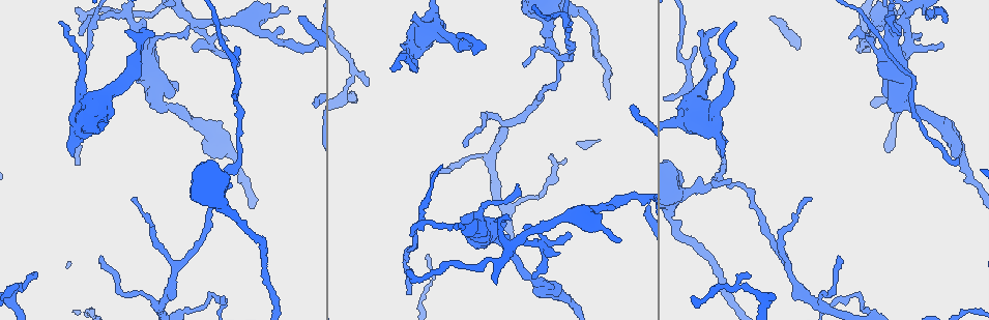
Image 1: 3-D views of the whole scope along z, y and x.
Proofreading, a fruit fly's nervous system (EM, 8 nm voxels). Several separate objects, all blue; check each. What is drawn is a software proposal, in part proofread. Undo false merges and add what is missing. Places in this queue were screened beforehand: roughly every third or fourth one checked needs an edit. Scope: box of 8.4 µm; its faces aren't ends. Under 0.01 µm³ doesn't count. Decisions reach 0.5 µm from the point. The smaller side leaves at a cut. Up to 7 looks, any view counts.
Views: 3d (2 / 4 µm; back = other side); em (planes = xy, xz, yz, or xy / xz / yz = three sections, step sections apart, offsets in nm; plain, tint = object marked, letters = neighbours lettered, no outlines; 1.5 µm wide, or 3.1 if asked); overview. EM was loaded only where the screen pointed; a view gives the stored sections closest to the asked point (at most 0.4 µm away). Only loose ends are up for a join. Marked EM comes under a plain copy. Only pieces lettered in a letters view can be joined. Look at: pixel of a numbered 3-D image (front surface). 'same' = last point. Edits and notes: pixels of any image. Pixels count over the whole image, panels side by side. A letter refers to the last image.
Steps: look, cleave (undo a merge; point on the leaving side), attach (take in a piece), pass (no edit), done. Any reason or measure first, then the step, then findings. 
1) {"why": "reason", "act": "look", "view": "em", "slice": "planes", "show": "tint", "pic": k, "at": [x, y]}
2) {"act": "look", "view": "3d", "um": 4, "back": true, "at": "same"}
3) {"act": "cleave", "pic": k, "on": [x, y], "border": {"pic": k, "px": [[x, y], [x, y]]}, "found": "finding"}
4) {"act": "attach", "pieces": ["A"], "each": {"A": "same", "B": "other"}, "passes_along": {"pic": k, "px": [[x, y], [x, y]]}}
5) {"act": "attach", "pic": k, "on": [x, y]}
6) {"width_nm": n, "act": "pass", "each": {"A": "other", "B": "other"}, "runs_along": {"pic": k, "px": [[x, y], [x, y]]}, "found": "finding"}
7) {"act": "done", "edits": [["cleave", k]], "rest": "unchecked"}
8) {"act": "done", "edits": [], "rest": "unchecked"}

{"why": "branch stops here", "act": "look", "view": "em", "slice": "planes", "show": "letters", "pic": 1, "at": [838, 257]}

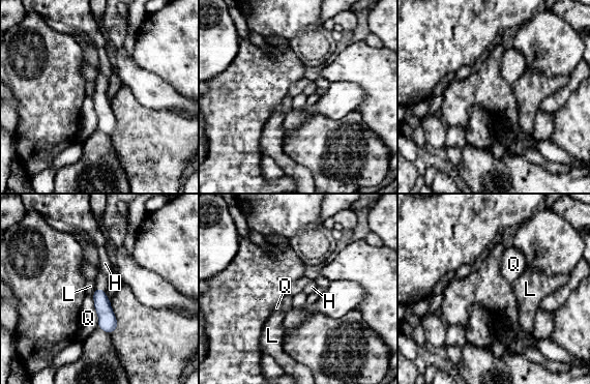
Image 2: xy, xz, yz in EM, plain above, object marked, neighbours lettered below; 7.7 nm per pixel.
{"act": "pass", "each": {"H": "other", "L": "other", "Q": "other"}, "border": {"pic": 2, "px": [[92, 294], [98, 327]]}, "found": "none of them fits"}

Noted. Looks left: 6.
{"why": "abrupt turn", "act": "look", "view": "3d", "um": 4, "pic": 1, "at": [178, 264]}

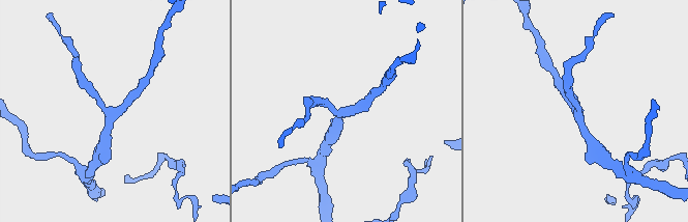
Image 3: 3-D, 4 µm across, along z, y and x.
{"arms": 3, "arm_widths_nm": [160, 170, 240], "act": "look", "view": "em", "slice": "xy", "step": 8, "show": "letters", "pic": 3, "at": [114, 112]}

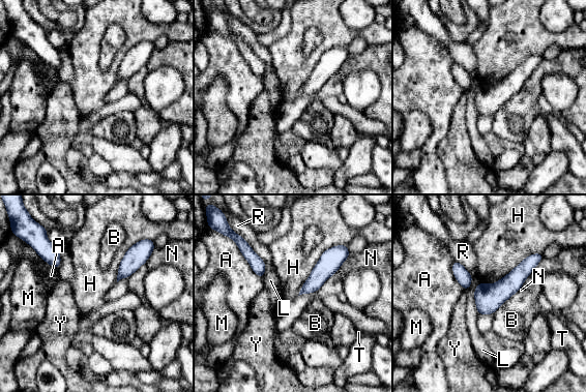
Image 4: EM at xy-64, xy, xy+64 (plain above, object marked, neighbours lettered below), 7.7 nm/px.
{"width_nm": 90, "act": "pass", "each": {"A": "other", "B": "other", "H": "other", "L": "other", "M": "other", "N": "other", "R": "other", "T": "other", "Y": "other"}, "runs_along": {"pic": 4, "px": [[539, 255], [479, 311]]}, "found": "all the same cell"}

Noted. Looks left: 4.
{"why": "a fork", "act": "look", "view": "em", "slice": "xz", "step": 4, "show": "tint", "pic": 1, "at": [553, 49]}

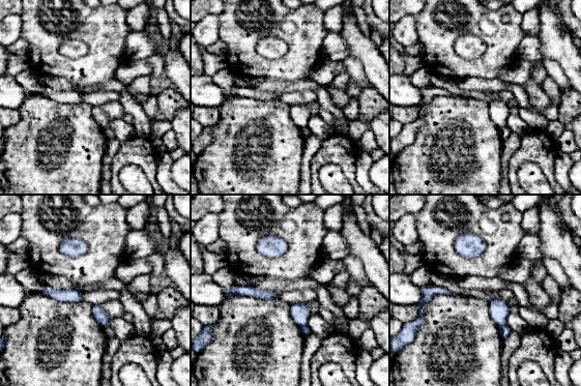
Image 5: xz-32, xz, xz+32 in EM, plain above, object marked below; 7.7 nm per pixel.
{"why": "see the neighbours", "act": "look", "view": "em", "slice": "xz", "step": 4, "show": "letters", "at": "same"}

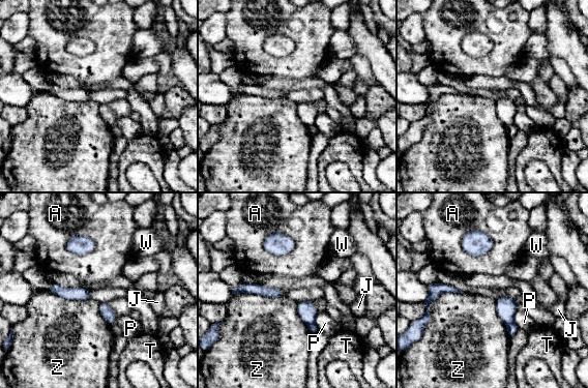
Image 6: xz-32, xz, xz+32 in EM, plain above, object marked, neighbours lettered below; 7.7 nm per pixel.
{"act": "cleave", "pic": 6, "on": [313, 328], "each": {"A": "other", "J": "other", "P": "other", "T": "other", "W": "other", "Z": "other"}, "border": {"pic": 6, "px": [[314, 322], [309, 325]]}, "found": "a second cell is stuck on"}

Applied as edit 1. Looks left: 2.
{"act": "done", "edits": [["cleave", 6]], "rest": "unchecked"}

